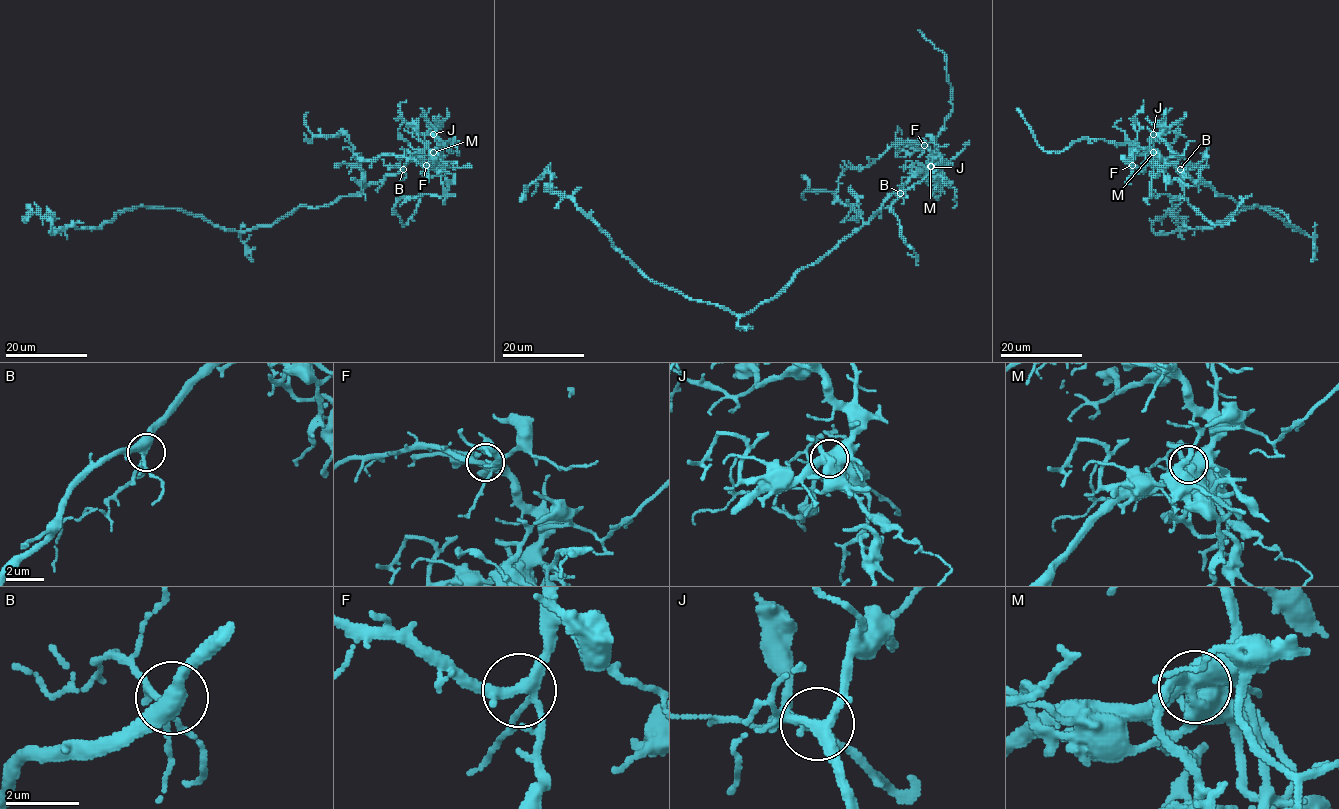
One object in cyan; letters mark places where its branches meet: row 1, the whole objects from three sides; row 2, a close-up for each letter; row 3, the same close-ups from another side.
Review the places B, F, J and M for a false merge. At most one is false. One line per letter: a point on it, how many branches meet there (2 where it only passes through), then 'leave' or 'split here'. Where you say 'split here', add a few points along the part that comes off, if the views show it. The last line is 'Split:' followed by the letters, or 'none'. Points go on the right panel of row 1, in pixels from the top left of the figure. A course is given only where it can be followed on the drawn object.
B: place (1180, 169); branches 5; leave
F: place (1132, 165); branches 4; leave
J: place (1153, 134); branches 6; leave
M: place (1153, 152); branches 4; split here; course (1153, 153), (1149, 154), (1149, 159), (1154, 167), (1164, 164), (1169, 157), (1185, 154)
Split: M

